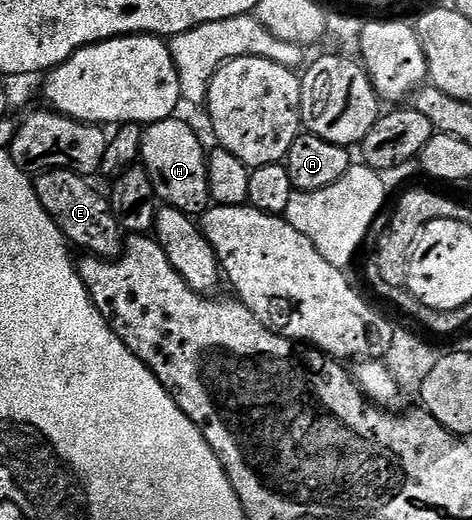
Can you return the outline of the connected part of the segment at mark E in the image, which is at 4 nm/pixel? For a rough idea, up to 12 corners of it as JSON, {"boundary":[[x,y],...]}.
{"boundary":[[73,171],[35,176],[38,201],[73,248],[115,259],[112,204]]}

